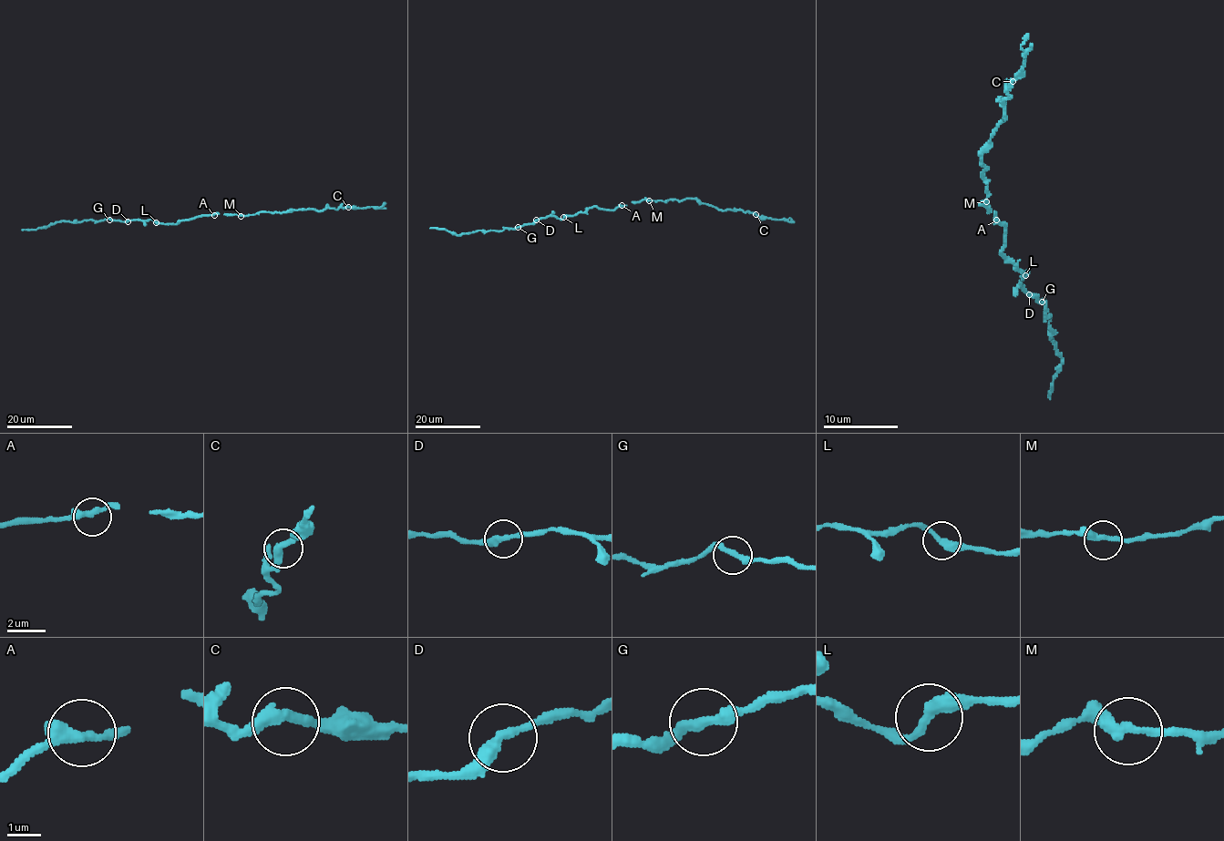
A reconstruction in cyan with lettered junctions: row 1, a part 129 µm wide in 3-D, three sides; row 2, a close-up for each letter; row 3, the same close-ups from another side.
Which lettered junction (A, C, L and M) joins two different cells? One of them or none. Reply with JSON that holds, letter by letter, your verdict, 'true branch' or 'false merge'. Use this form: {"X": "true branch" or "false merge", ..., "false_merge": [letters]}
{"A": "true branch", "C": "true branch", "L": "true branch", "M": "true branch", "false_merge": []}

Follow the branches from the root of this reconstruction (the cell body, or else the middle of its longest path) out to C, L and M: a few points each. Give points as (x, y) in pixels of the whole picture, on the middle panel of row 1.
C: (611, 210), (644, 199), (666, 201), (694, 199), (725, 210), (742, 210), (756, 214)
L: (611, 210), (591, 207), (583, 212), (564, 218)
M: (611, 210), (649, 200)

